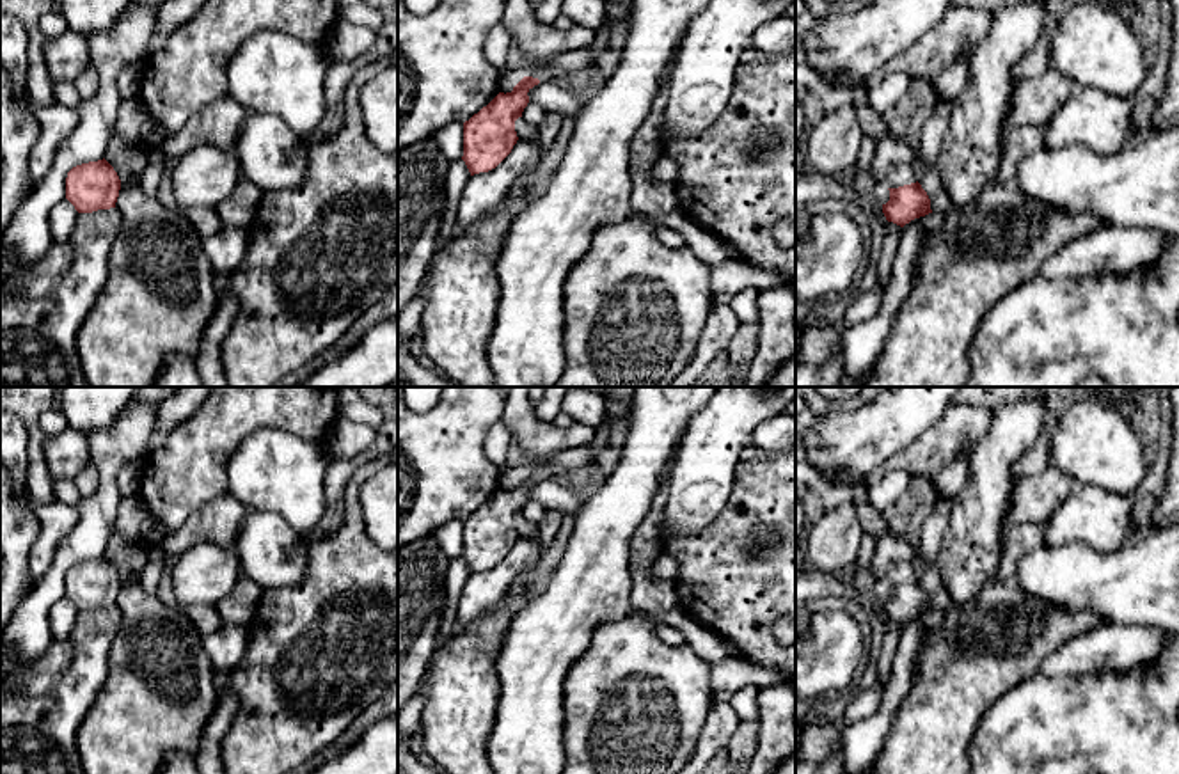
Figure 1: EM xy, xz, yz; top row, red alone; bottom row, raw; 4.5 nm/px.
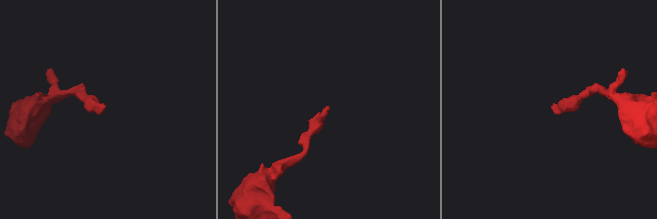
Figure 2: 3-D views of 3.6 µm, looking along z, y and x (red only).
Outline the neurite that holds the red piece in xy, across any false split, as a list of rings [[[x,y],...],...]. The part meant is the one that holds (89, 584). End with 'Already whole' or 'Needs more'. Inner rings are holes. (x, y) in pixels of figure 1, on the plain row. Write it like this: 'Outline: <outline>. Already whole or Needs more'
Outline: [[[103,556],[73,565],[66,575],[66,596],[78,611],[115,605],[121,577]]]. Already whole

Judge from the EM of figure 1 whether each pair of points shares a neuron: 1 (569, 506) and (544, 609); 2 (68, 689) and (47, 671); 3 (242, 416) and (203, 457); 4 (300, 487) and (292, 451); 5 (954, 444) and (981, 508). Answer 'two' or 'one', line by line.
1: two
2: two
3: one
4: one
5: two

